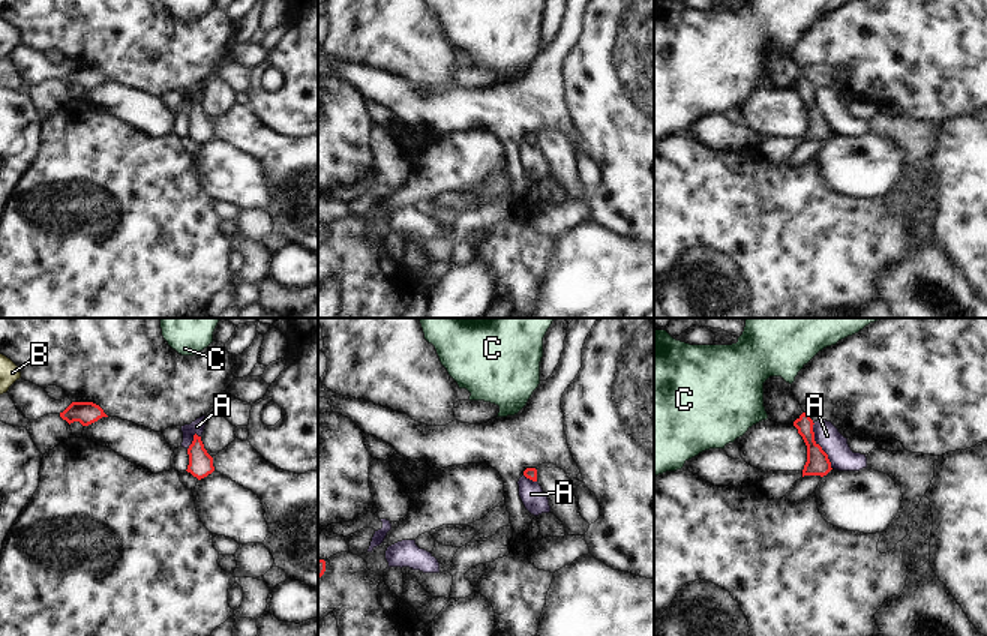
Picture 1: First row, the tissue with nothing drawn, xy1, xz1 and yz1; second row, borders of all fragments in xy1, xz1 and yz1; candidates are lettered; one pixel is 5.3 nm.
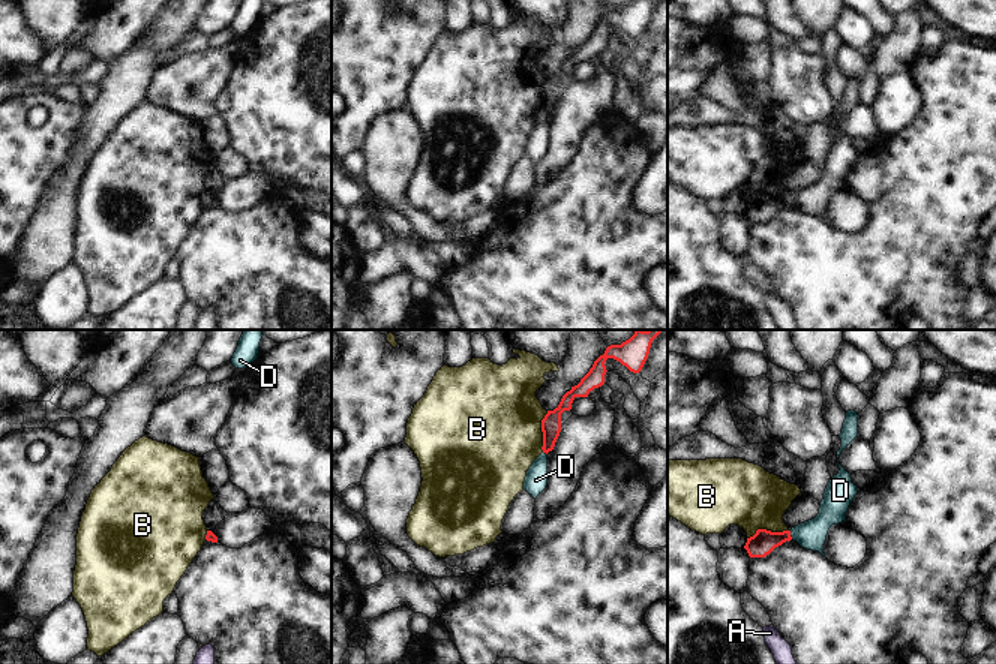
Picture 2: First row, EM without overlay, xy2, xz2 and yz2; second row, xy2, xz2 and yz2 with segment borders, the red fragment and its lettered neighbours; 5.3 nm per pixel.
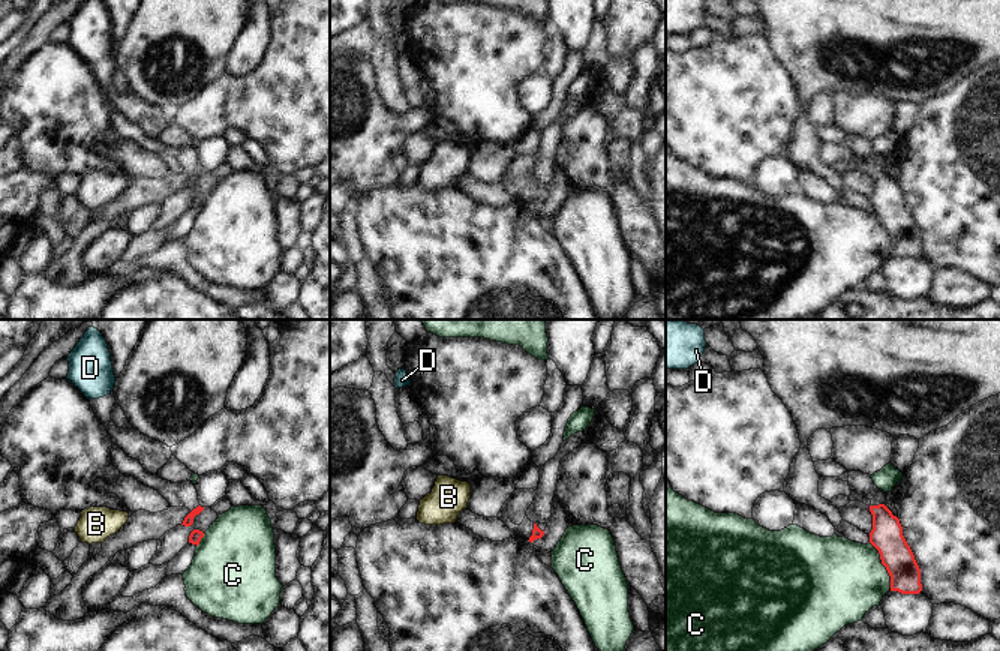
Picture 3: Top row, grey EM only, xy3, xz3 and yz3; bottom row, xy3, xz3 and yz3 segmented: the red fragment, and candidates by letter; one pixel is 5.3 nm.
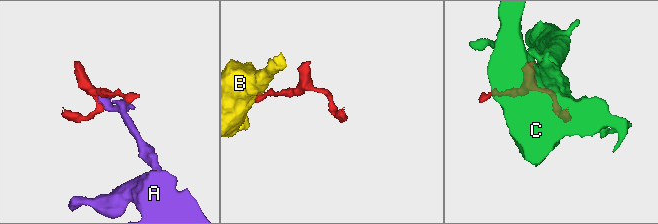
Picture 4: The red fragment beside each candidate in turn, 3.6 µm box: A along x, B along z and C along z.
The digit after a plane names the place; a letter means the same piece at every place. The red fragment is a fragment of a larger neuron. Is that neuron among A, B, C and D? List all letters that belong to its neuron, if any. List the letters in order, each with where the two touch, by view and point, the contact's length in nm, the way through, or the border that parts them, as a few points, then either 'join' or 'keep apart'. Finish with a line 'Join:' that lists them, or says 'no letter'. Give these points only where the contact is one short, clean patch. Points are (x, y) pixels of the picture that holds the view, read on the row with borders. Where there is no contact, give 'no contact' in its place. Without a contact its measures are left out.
A: meets red in yz1 at (819, 446); contact 260 nm long; border along yz1 (813, 423), (813, 440), (827, 455), (831, 468); keep apart
B: meets red in yz2 at (767, 531); contact 220 nm long; border along yz2 (788, 529), (758, 529), (747, 538); keep apart
C: meets red in yz3 at (883, 564); contact 280 nm long; keep apart
D: meets red in yz2 at (789, 535); contact 50 nm long; border along yz2 (789, 531), (792, 538); keep apart
Join: no letter

